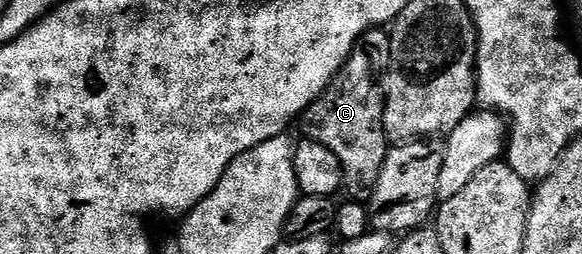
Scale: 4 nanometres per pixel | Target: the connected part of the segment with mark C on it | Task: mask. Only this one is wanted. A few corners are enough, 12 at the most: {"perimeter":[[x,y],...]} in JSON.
{"perimeter":[[369,31],[300,117],[336,153],[354,201],[374,196],[388,140],[390,37]]}

